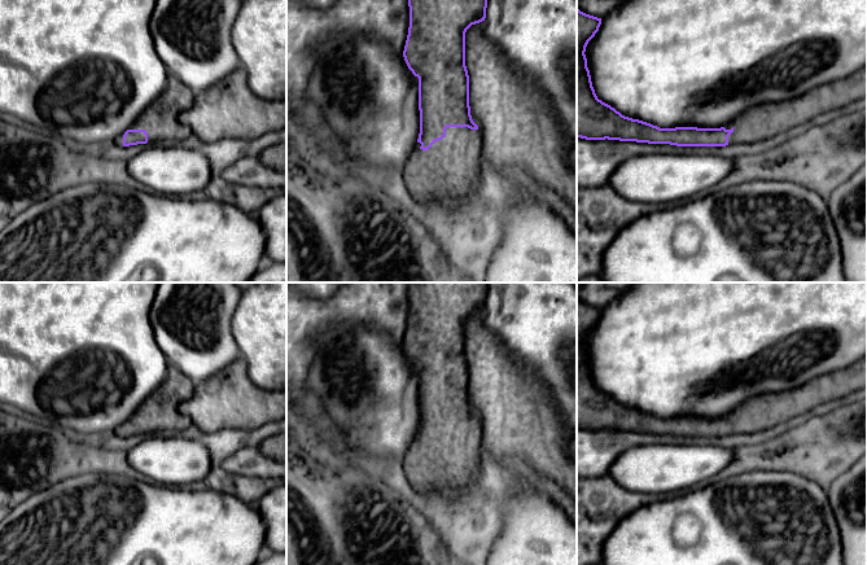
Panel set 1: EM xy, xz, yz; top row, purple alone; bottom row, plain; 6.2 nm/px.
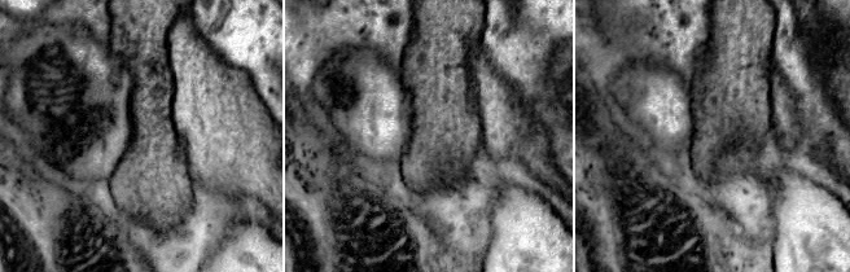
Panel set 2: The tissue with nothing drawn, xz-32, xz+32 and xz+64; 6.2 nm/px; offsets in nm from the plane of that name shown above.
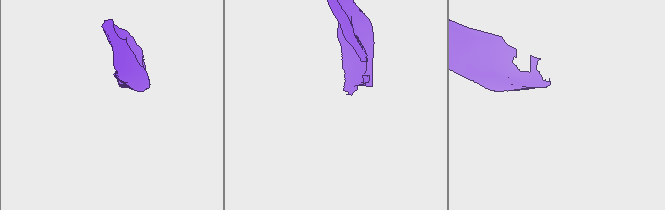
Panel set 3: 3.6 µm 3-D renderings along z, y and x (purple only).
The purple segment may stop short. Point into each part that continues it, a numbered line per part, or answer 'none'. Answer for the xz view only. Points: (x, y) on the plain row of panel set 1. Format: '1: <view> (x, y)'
1: xz (450, 459)

